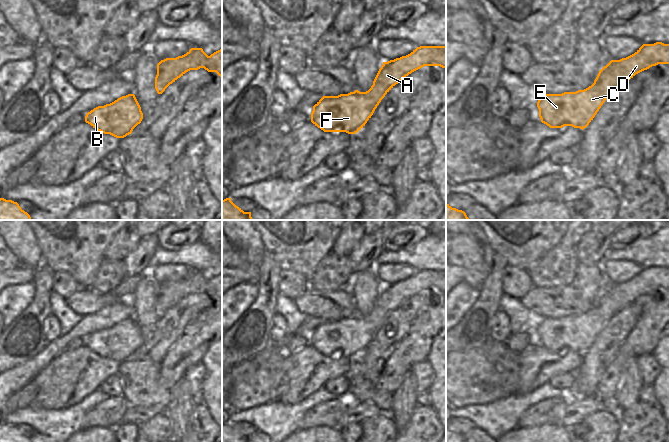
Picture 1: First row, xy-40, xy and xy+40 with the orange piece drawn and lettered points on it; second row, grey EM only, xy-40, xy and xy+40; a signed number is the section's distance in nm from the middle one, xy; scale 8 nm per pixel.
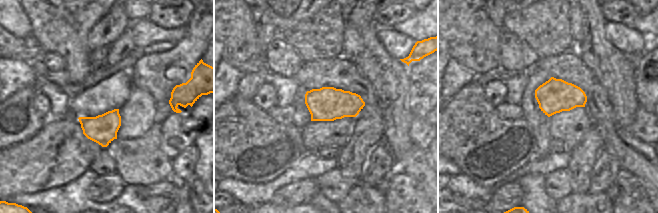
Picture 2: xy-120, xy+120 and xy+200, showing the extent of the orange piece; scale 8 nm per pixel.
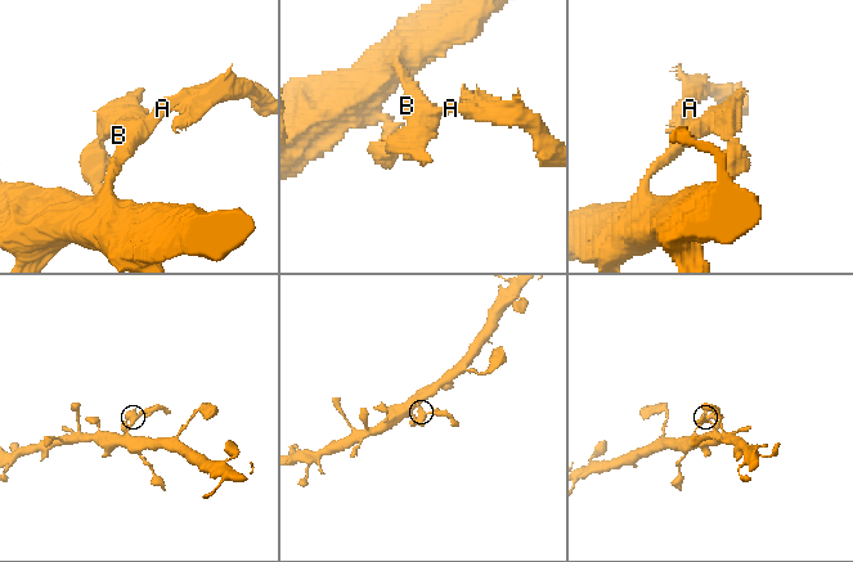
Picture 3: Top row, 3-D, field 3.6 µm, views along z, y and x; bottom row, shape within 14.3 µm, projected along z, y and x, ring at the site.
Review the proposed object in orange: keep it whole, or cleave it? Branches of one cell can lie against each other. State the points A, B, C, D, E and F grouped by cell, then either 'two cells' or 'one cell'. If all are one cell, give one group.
A D / B C E F | two cells

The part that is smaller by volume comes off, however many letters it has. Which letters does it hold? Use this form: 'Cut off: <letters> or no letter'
Cut off: A, D

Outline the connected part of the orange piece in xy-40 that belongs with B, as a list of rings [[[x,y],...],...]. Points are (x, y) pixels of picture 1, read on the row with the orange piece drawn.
[[[134,94],[122,96],[110,104],[88,112],[85,122],[96,130],[116,138],[124,138],[141,123],[143,113]]]

